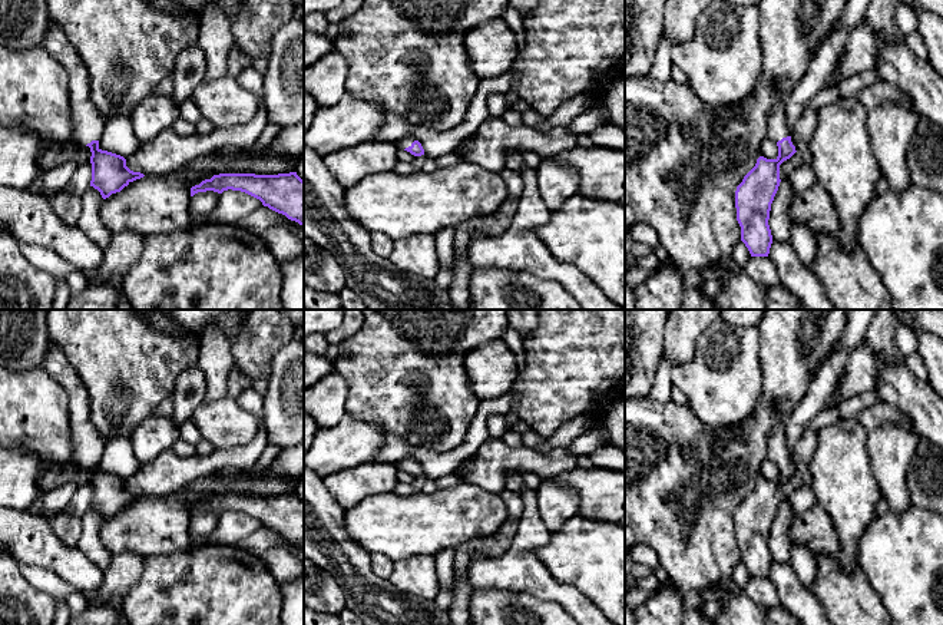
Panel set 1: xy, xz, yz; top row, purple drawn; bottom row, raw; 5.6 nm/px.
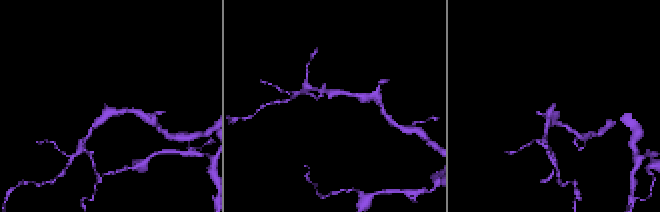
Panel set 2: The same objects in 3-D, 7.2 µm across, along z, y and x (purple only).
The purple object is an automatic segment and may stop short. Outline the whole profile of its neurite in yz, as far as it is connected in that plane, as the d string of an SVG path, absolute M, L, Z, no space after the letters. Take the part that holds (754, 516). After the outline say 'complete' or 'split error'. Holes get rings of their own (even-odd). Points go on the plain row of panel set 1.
M785 421L770 431L767 459L777 464L778 477L775 480L760 477L735 512L741 562L751 578L768 578L770 575L772 556L768 540L771 525L781 503L780 486L797 473L790 457Z; split error

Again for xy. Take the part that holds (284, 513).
M297 493L278 496L255 496L255 495L219 495L211 500L202 502L199 506L191 509L191 517L198 513L214 512L222 515L224 512L241 512L262 523L264 528L285 536L288 540L304 548L304 502Z; complete

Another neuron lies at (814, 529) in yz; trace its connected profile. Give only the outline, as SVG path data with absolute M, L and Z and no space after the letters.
M818 505L803 515L794 516L788 529L791 543L801 543L815 555L836 555L840 548L840 539L834 523L827 510Z

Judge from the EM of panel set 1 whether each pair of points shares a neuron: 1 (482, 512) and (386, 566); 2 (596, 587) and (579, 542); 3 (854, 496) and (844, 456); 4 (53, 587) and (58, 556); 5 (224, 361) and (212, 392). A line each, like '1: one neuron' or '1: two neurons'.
1: two neurons
2: one neuron
3: one neuron
4: two neurons
5: one neuron

